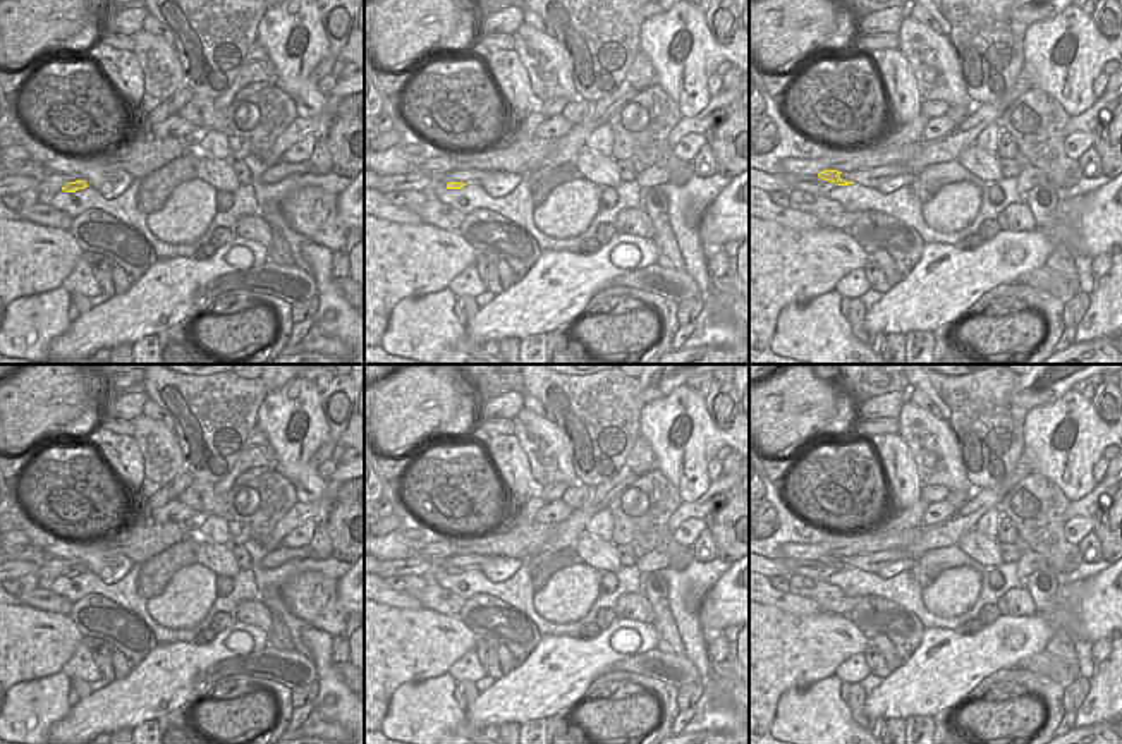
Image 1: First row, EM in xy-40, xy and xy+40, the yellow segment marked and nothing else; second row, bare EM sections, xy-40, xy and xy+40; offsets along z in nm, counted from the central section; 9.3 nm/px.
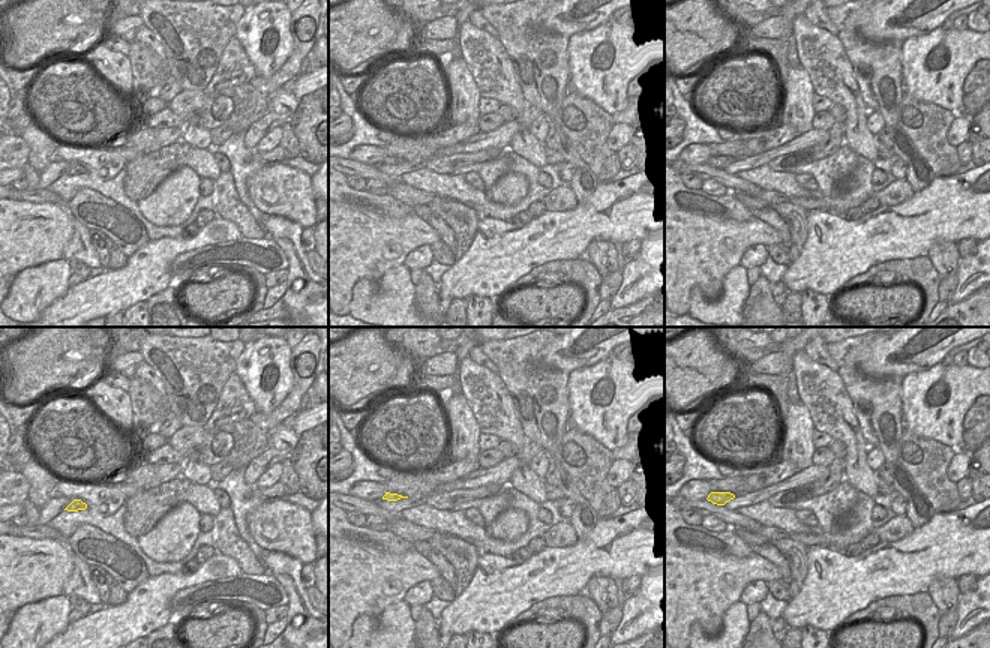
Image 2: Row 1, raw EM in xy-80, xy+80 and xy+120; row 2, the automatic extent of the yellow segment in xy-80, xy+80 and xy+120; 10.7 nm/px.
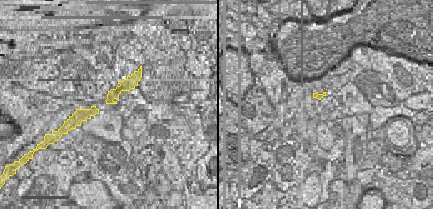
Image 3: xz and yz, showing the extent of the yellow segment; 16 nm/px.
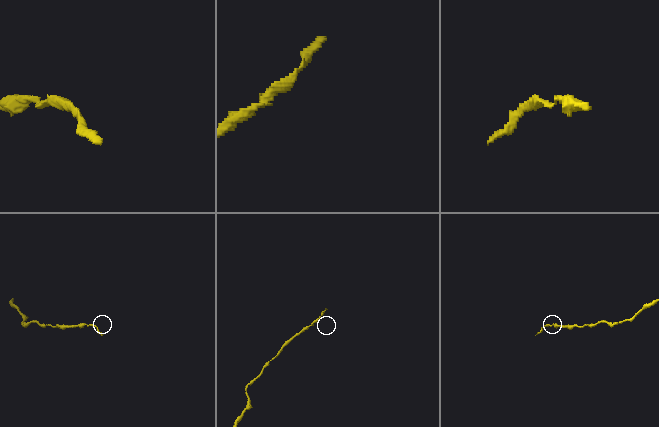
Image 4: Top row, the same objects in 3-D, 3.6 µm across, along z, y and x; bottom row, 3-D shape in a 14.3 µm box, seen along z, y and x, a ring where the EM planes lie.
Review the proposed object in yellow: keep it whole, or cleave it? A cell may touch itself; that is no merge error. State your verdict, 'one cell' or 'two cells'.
one cell

